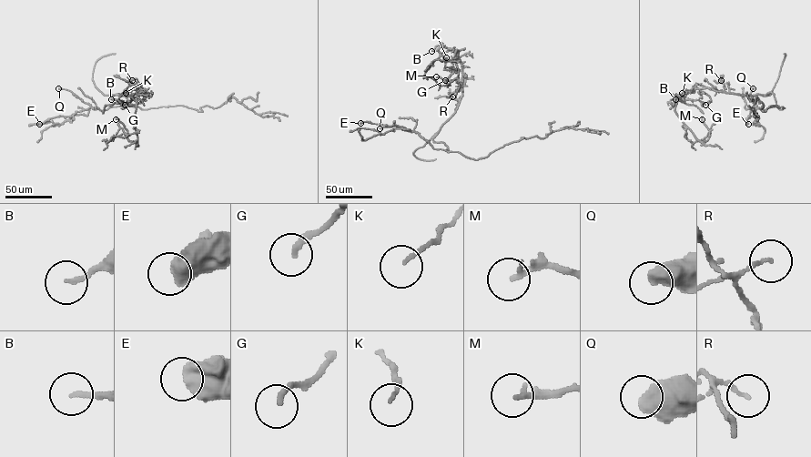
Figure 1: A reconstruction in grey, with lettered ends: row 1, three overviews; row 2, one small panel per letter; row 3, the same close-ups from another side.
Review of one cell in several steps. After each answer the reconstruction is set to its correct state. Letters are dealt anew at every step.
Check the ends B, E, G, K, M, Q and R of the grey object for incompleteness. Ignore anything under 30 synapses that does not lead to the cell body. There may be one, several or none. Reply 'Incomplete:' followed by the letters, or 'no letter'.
Incomplete: no letter

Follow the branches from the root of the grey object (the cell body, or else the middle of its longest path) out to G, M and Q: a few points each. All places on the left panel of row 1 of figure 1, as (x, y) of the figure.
G: (120, 94), (112, 96), (133, 95), (142, 88), (137, 96), (125, 105)
M: (120, 94), (112, 96), (133, 95), (142, 88), (134, 121), (136, 142), (128, 139), (124, 125), (116, 119)
Q: (120, 94), (126, 93), (125, 106), (102, 111), (84, 103), (71, 92), (58, 88)

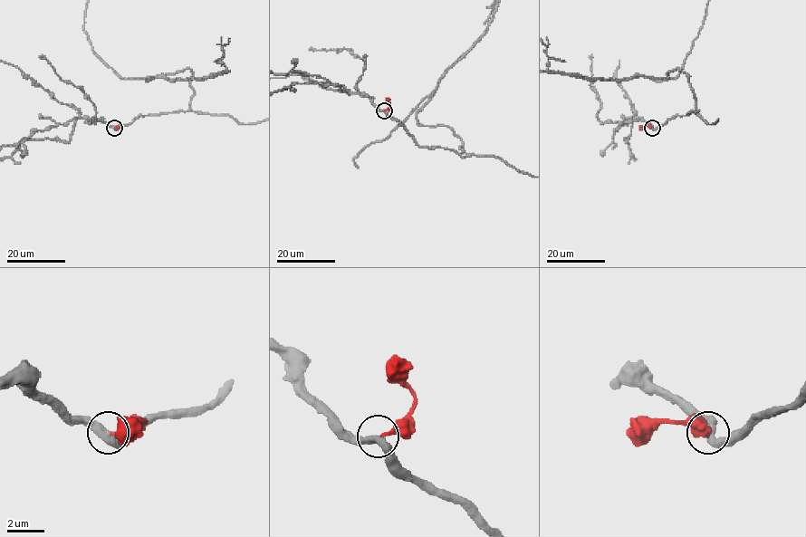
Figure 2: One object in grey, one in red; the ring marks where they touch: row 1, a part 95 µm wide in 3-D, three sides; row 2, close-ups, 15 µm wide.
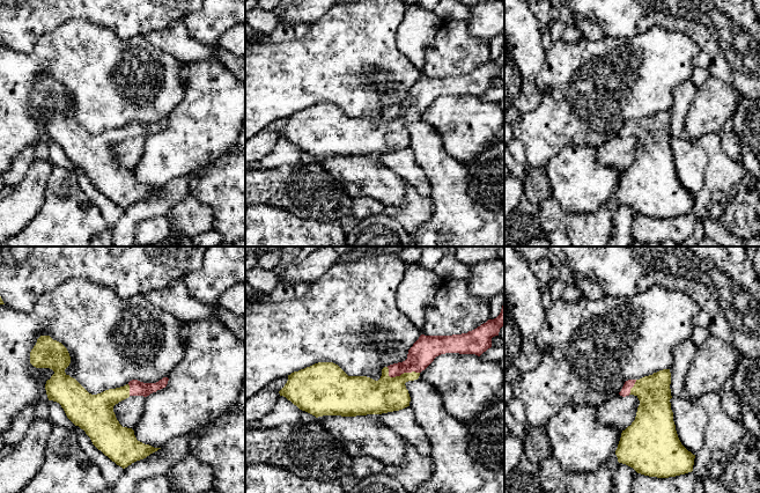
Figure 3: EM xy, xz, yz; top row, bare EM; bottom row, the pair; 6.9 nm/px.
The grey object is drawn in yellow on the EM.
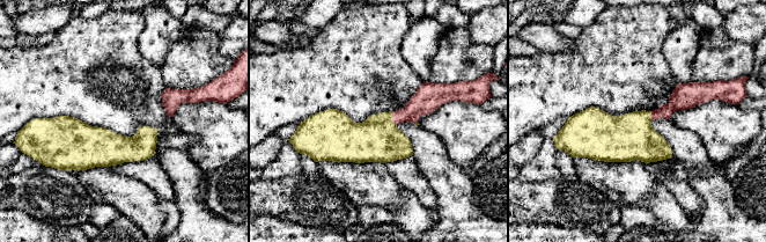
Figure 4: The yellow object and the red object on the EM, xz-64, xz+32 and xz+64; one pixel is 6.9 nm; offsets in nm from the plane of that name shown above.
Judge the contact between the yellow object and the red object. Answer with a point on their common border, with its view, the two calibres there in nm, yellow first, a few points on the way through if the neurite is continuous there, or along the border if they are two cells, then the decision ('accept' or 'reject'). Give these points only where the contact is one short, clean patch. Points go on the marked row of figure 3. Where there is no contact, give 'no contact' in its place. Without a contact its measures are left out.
contact xz (400, 375); calibres 240 and 180 nm; way xz (389, 394), (391, 384), (400, 375), (425, 350); accept

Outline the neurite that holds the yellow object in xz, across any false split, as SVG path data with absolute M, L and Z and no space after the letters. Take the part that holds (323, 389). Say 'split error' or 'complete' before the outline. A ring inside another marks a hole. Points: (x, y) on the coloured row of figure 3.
split error | M503 293L503 306L501 309L500 315L494 318L494 319L488 319L486 323L481 324L477 329L468 331L467 333L462 333L462 334L452 334L452 336L425 336L421 334L419 339L413 344L413 346L408 349L407 359L403 362L393 363L388 367L384 367L382 369L382 376L378 381L375 381L370 377L367 376L348 376L338 365L333 362L318 362L315 363L310 367L307 367L304 369L301 369L298 371L294 371L290 375L288 375L288 381L285 384L285 387L279 391L280 396L286 397L288 400L290 400L294 405L296 405L300 410L305 411L316 418L323 417L323 415L341 415L341 417L356 417L356 415L367 415L367 414L382 414L382 413L388 413L388 412L393 412L393 411L399 411L403 410L407 406L409 406L411 397L408 393L408 390L406 389L405 383L408 381L414 381L418 380L420 376L420 373L425 370L436 356L445 353L459 353L459 354L475 354L480 356L484 352L486 352L488 348L492 347L492 338L495 336L499 336L500 329L504 326L504 293Z

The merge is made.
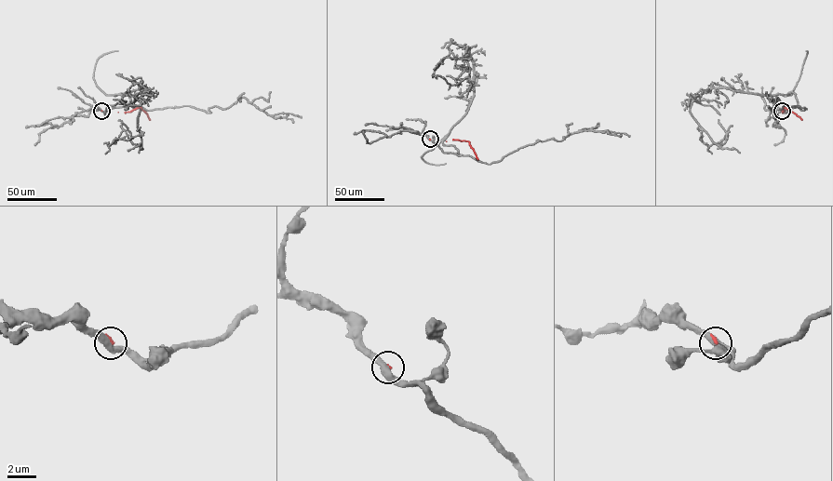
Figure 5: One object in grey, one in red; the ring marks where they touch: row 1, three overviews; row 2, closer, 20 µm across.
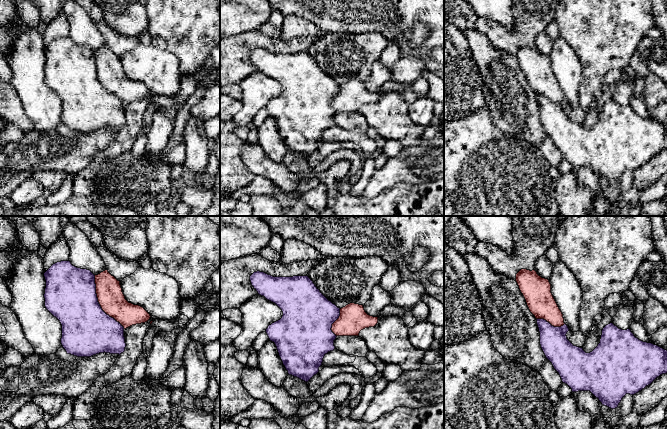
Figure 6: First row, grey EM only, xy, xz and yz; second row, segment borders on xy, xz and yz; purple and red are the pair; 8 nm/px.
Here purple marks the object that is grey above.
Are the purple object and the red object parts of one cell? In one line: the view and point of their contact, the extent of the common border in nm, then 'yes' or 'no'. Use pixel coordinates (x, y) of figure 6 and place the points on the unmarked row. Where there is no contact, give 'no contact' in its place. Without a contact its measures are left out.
xy (98, 79) | 500 nm | no

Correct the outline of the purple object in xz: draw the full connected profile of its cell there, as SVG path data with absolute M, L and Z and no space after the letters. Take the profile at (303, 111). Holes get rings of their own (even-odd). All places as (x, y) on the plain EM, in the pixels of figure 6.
M257 47L250 52L250 57L259 71L275 79L283 88L282 94L269 101L266 109L270 117L275 119L288 150L308 158L319 148L324 132L335 125L334 116L337 112L331 104L340 92L340 84L329 77L308 52L273 53Z

